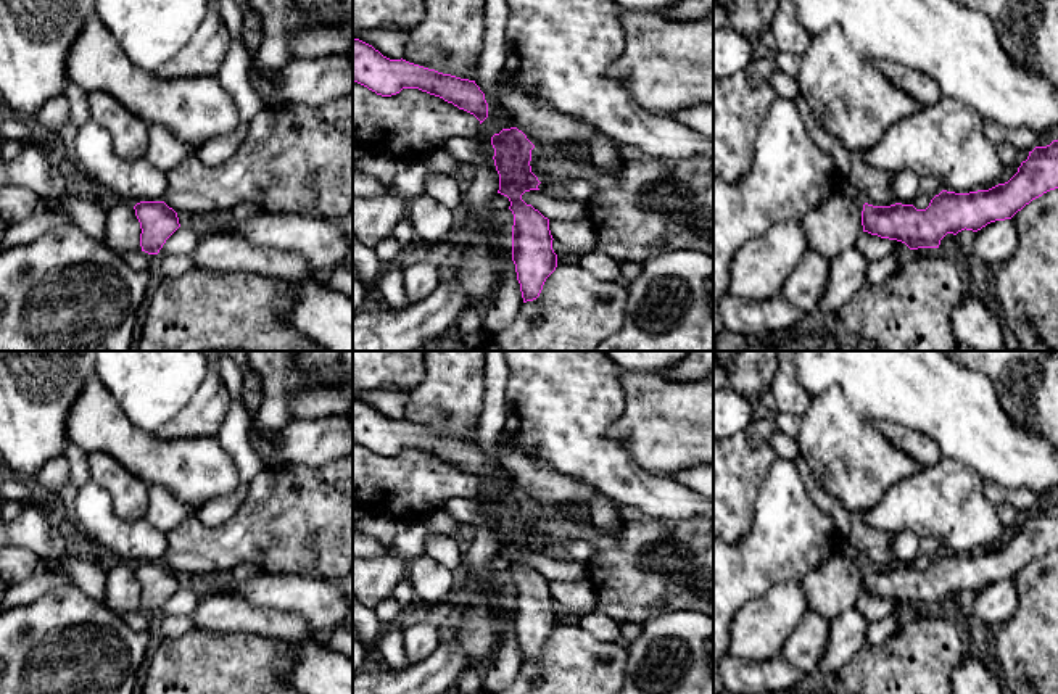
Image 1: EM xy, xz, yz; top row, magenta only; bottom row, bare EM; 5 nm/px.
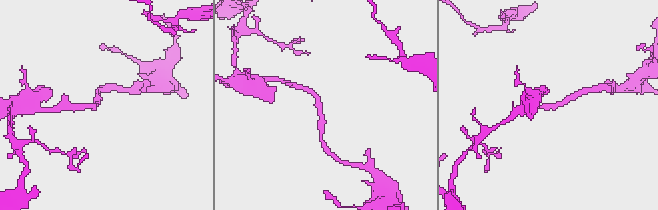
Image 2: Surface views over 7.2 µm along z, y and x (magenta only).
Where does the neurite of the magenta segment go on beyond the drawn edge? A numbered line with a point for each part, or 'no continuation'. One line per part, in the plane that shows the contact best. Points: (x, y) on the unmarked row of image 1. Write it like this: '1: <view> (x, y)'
no continuation

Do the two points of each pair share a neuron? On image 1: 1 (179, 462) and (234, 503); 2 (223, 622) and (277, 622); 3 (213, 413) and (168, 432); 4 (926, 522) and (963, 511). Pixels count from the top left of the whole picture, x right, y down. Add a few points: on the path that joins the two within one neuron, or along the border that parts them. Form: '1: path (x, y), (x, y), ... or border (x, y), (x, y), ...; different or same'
1: border (232, 458), (239, 485), (198, 512); different
2: path (235, 622), (264, 622); same
3: path (202, 416), (179, 427); same
4: path (936, 512), (954, 511); same

